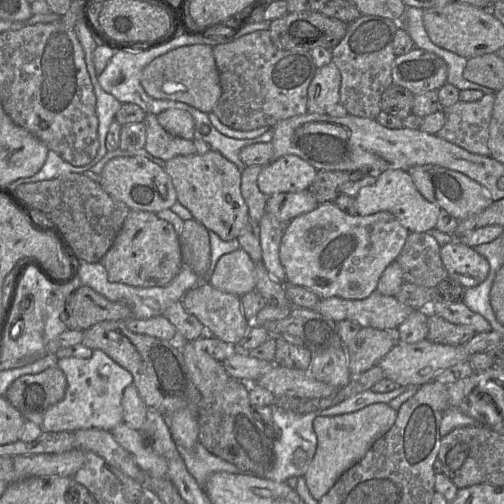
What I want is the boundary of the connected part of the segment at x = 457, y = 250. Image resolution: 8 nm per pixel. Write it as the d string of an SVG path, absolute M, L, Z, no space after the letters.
M457 239L442 246L440 255L448 275L467 288L482 283L490 272L487 258Z

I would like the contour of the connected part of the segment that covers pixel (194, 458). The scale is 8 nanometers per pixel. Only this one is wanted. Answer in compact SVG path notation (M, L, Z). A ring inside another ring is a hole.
M197 442L191 450L182 447L177 448L187 471L202 488L208 477L215 472L244 474L244 472L235 465L208 452L199 442Z

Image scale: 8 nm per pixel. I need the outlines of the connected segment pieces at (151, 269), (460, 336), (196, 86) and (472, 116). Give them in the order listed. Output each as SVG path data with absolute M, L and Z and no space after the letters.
M131 210L123 222L113 245L101 259L110 282L124 283L136 287L161 287L169 284L183 265L179 237L172 224L160 219L156 213Z
M429 314L427 338L440 344L466 344L478 332L463 324L454 324L444 318Z
M206 44L183 46L155 58L142 70L141 86L154 99L182 102L203 113L211 113L221 96L213 47Z
M491 93L474 102L459 100L443 108L445 123L437 136L471 153L490 156L489 124L495 97Z

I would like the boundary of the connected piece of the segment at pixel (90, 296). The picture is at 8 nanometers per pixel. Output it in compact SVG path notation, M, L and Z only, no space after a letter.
M83 285L70 294L65 305L67 329L85 331L105 320L128 321L131 315L131 309L126 304L110 301Z

